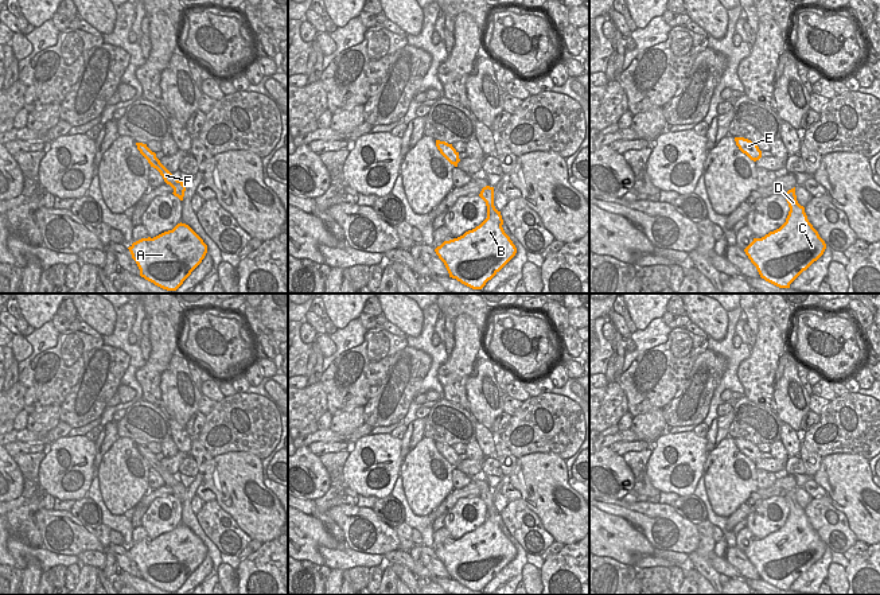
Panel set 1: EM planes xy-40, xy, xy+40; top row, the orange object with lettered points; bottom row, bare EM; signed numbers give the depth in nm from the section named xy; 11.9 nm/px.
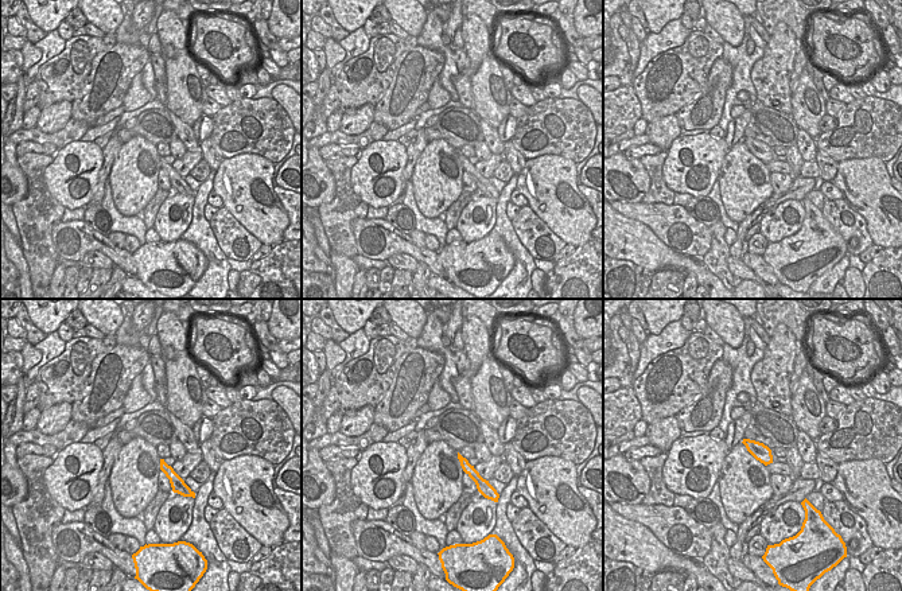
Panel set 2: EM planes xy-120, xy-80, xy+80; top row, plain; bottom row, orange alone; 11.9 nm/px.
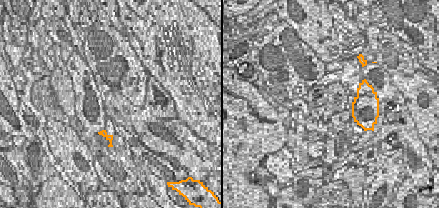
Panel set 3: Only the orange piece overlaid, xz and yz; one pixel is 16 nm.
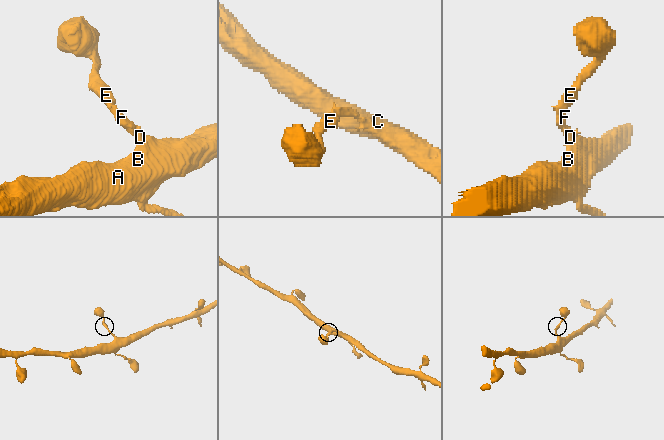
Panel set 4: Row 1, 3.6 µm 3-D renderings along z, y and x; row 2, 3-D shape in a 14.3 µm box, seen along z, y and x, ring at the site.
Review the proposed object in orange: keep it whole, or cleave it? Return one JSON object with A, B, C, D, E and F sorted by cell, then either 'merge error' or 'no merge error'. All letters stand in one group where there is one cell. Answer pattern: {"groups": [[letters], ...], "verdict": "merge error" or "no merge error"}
{"groups": [["A", "B", "C", "D", "E", "F"]], "verdict": "no merge error"}

